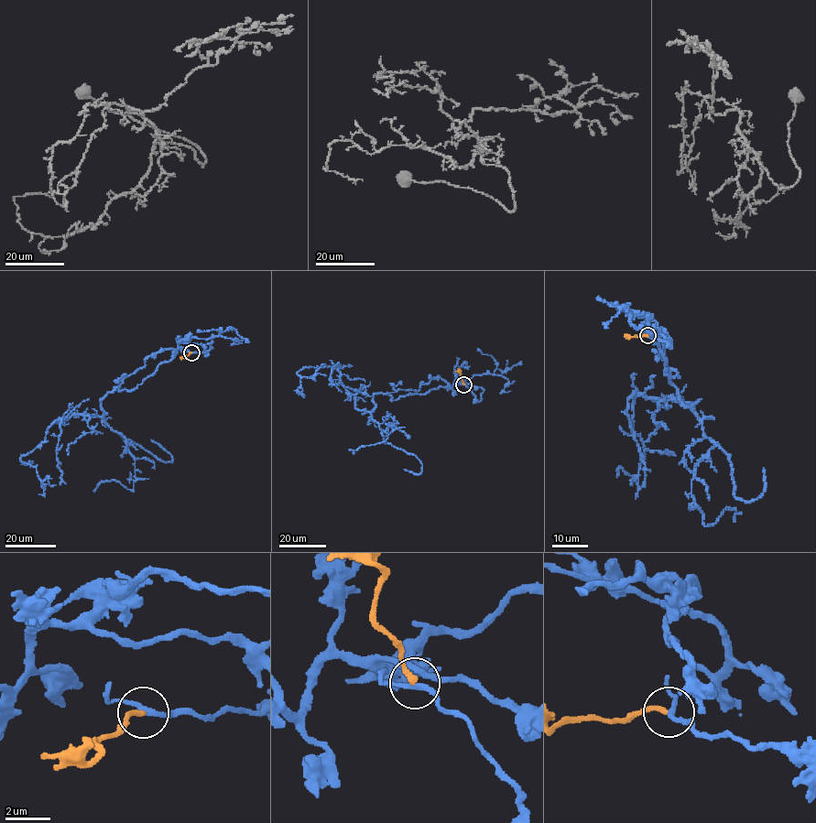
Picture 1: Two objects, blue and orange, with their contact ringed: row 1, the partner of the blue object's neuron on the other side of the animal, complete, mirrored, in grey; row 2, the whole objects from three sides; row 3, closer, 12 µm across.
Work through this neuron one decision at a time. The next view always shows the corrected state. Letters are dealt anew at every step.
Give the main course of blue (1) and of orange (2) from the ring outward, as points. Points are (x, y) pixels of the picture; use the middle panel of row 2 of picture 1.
1: (463, 384), (481, 400), (436, 377), (375, 394), (368, 411), (336, 369), (297, 373), (322, 364)
2: (463, 384), (461, 373), (454, 372)

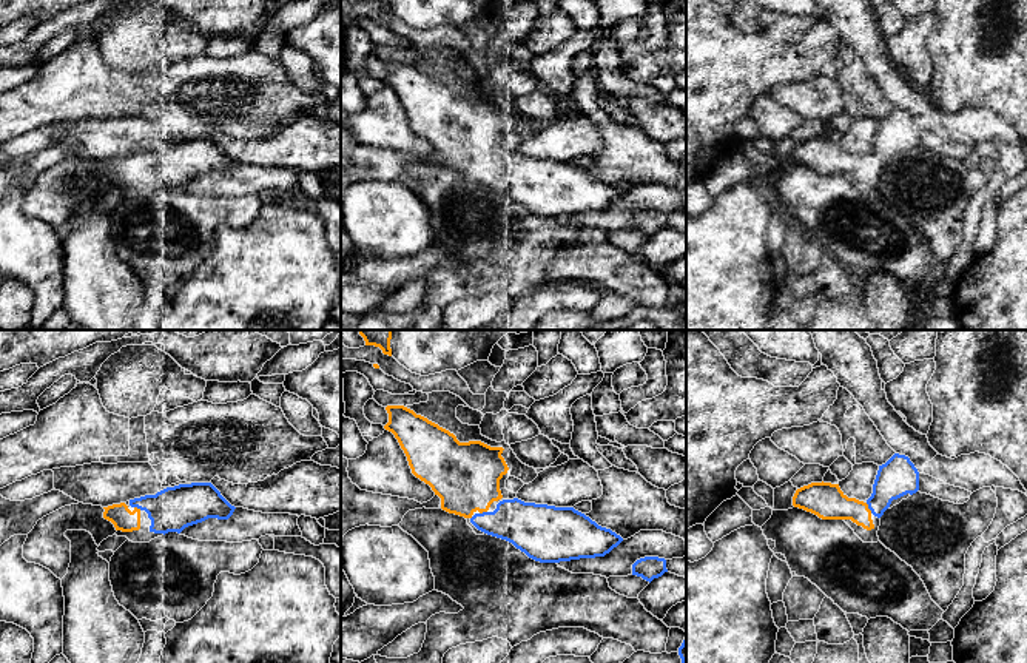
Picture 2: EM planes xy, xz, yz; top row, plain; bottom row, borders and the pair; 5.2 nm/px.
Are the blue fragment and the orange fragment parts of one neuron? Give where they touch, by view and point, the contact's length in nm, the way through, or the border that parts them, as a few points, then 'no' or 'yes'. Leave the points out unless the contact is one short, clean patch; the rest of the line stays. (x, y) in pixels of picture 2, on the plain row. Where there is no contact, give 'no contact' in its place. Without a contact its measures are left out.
yz (868, 162) | 70 nm | across yz (898, 131), (868, 162), (841, 162), (825, 154) | yes

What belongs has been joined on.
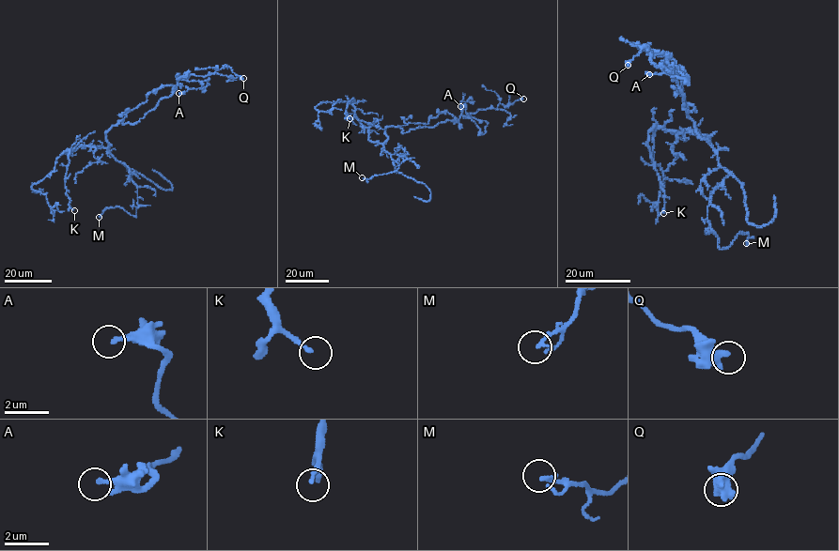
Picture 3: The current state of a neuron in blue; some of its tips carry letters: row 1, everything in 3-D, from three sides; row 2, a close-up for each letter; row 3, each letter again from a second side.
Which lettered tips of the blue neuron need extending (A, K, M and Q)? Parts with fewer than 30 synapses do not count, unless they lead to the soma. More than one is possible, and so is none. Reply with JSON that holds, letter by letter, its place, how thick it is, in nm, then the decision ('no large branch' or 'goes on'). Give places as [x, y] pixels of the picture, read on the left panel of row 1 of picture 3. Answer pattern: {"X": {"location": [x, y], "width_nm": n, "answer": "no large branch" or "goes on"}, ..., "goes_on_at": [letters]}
{"A": {"location": [178, 93], "width_nm": 190, "answer": "no large branch"}, "K": {"location": [74, 210], "width_nm": 160, "answer": "no large branch"}, "M": {"location": [99, 217], "width_nm": 200, "answer": "no large branch"}, "Q": {"location": [243, 78], "width_nm": 480, "answer": "no large branch"}, "goes_on_at": []}

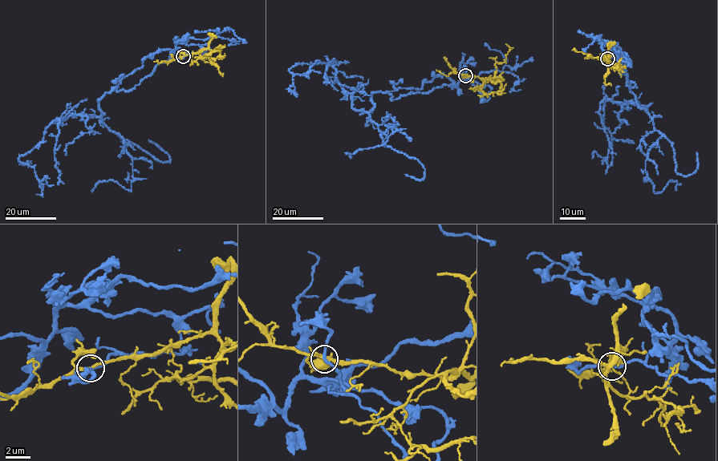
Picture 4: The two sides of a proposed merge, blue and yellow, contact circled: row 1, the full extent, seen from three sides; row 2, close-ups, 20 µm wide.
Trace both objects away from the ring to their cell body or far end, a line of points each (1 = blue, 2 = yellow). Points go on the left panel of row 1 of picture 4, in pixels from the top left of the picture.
1: (183, 55), (209, 42), (148, 55), (100, 99), (98, 117), (55, 119), (18, 158), (47, 183)
2: (183, 55), (208, 49), (208, 54), (200, 58), (215, 58), (225, 53)

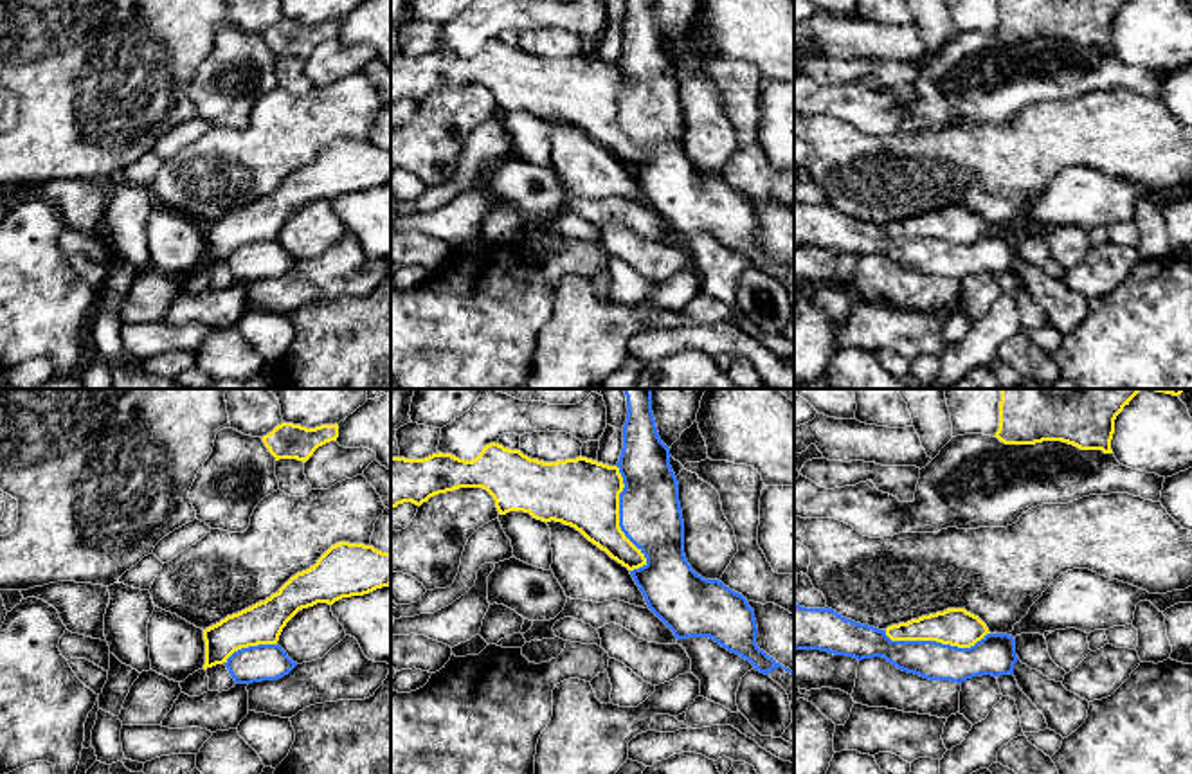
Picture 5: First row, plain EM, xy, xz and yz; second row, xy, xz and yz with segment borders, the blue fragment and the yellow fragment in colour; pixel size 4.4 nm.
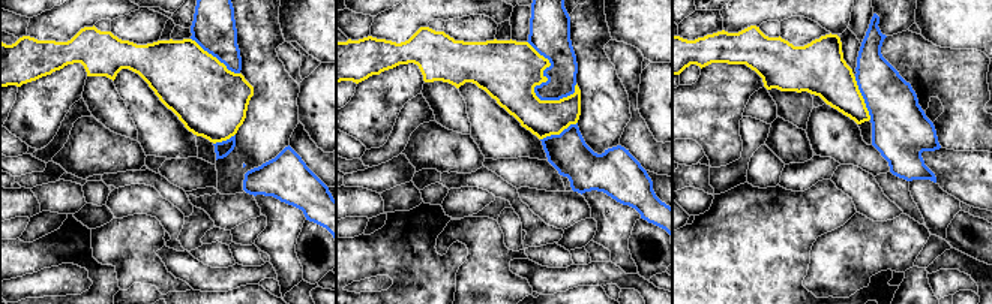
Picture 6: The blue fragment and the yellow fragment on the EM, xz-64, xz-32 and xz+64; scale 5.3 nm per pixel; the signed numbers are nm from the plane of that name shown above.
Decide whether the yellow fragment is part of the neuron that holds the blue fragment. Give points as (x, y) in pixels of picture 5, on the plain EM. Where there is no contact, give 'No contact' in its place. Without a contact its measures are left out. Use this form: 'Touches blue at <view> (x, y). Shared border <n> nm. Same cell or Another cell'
Touches blue at xz (620, 117). Shared border 480 nm. Another cell

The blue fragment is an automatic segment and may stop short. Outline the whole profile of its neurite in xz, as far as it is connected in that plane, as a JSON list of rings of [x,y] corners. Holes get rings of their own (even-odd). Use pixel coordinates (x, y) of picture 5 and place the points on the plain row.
[[[627,0],[627,5],[623,45],[616,61],[625,81],[619,90],[619,124],[646,155],[646,160],[630,171],[648,205],[673,229],[677,238],[709,234],[727,248],[749,257],[760,270],[769,272],[772,266],[783,265],[794,272],[758,245],[758,223],[747,196],[718,176],[702,175],[688,160],[679,79],[670,63],[670,45],[659,34],[652,0]]]

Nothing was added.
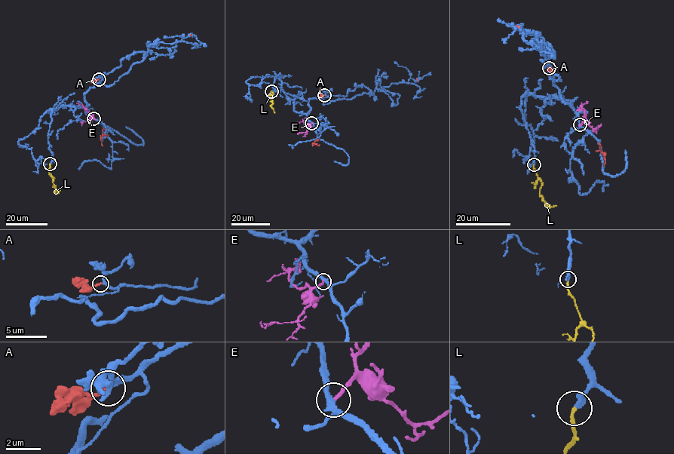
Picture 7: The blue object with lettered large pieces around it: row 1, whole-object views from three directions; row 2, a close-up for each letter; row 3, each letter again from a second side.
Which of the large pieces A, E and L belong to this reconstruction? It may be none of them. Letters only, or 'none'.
L

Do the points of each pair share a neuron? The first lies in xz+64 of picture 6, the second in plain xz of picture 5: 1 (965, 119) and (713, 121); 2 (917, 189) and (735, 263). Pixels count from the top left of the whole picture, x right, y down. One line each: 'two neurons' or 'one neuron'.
1: two neurons
2: one neuron

